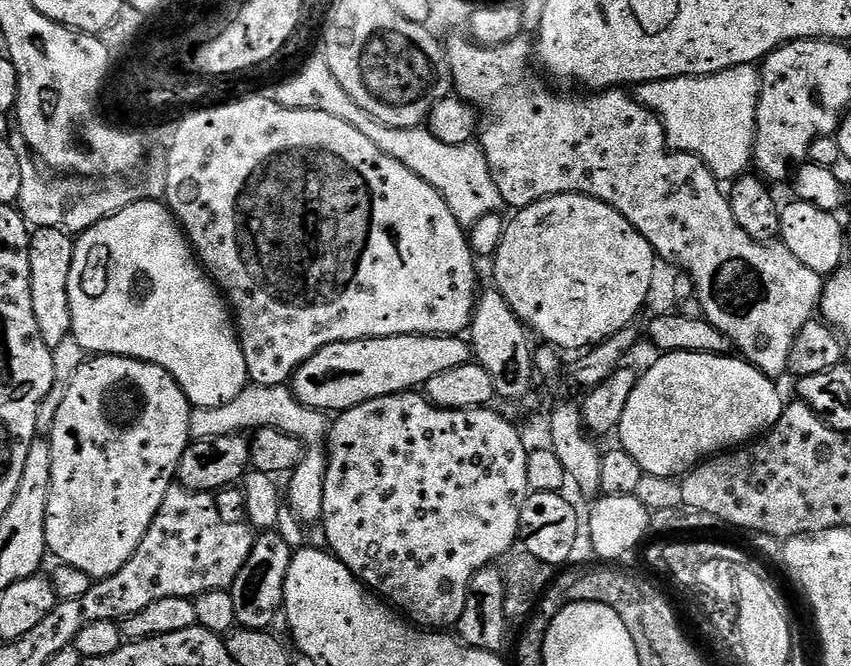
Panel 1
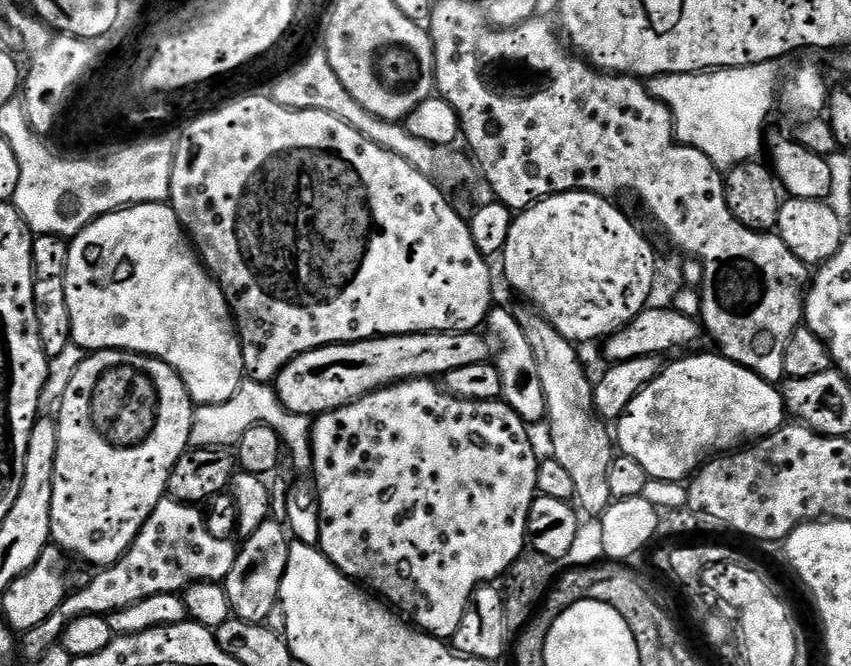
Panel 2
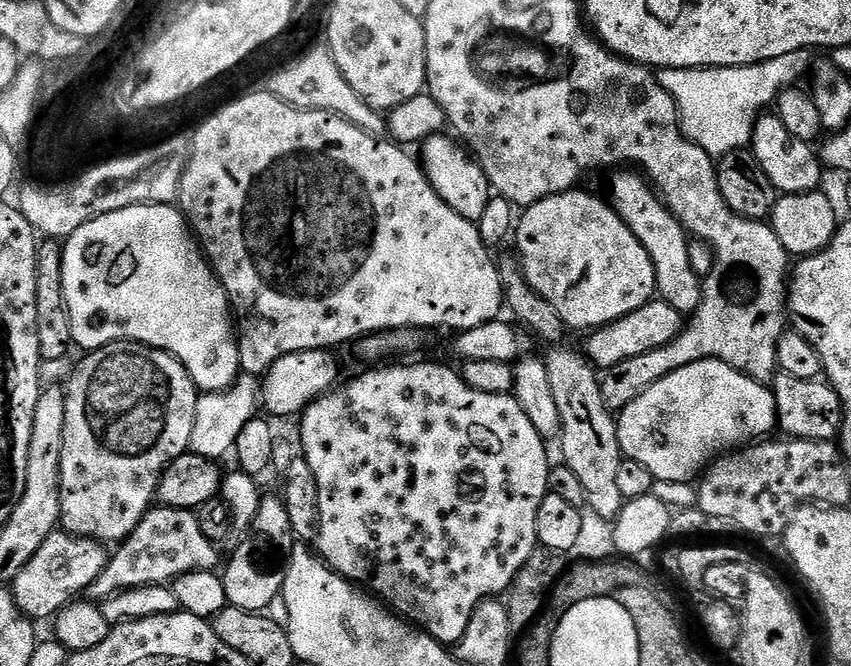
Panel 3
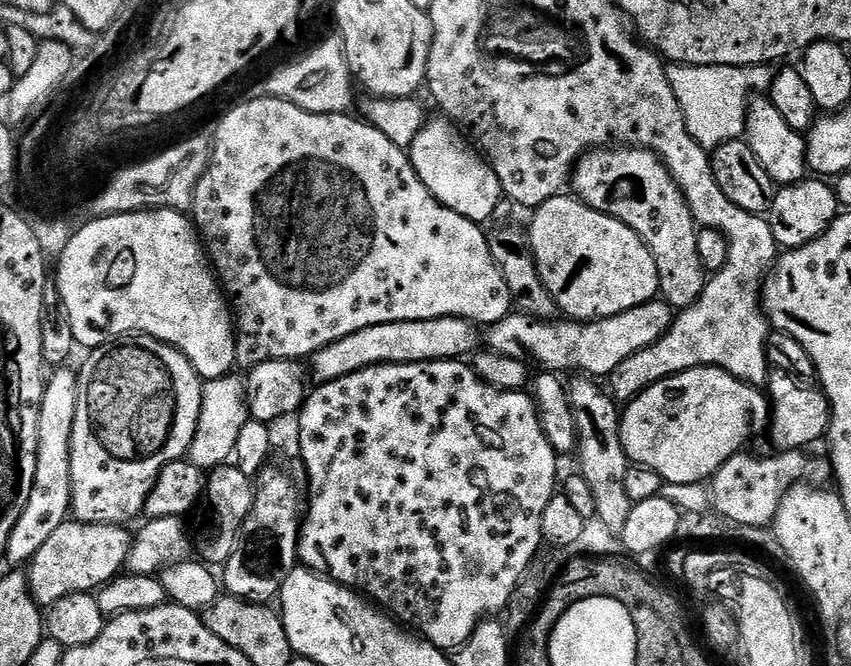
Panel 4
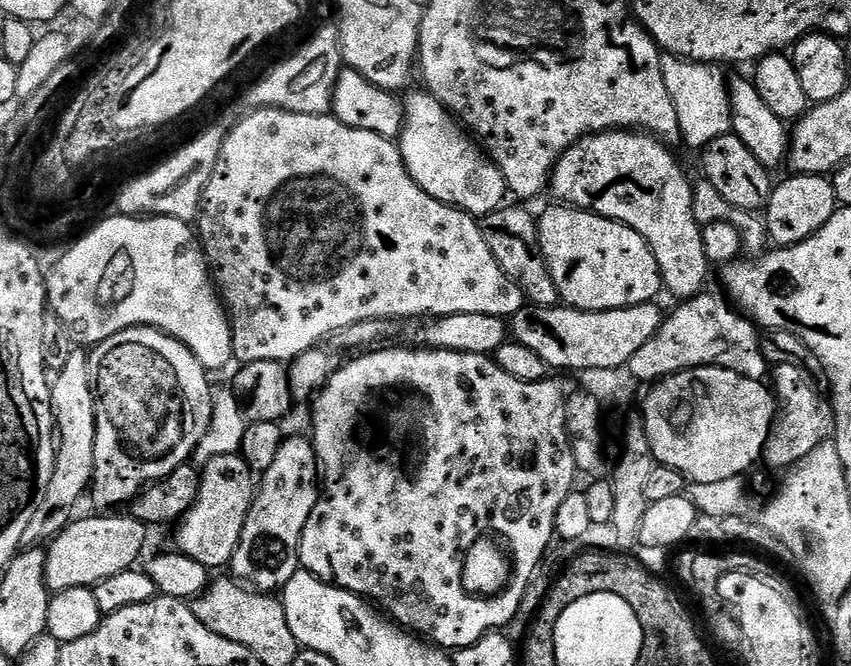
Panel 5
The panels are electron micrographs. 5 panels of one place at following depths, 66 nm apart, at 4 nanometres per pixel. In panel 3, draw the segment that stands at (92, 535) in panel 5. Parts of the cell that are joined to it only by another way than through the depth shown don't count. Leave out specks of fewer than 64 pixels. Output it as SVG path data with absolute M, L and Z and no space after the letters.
M63 530L51 532L46 538L46 542L42 542L42 546L38 546L38 554L34 554L34 558L30 558L30 562L26 562L26 566L22 566L22 570L18 570L16 577L10 581L10 591L18 610L22 610L22 614L33 622L51 621L67 604L83 597L94 582L94 578L98 578L98 574L102 574L110 555L109 549L104 548L107 547L99 540L72 536Z

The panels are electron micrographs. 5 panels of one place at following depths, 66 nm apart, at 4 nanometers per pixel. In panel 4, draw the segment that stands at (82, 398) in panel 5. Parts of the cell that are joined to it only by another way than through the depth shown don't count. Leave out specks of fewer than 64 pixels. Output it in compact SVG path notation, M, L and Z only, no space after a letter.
M60 366L47 377L44 397L40 403L40 446L36 454L36 481L26 510L18 518L8 539L6 559L12 566L24 566L38 550L69 519L72 508L74 464L72 460L72 431L76 428L76 407L82 404L78 376L71 367Z

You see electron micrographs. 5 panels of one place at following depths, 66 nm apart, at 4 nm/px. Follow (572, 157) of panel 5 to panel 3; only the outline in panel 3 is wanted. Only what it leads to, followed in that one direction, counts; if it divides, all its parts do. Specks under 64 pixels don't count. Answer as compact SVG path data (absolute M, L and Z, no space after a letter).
M616 170L611 176L608 192L612 195L610 197L612 209L619 214L622 222L626 222L634 238L638 238L638 242L642 242L642 246L650 254L659 299L674 306L674 310L678 310L681 314L694 314L700 308L702 280L690 267L688 233L673 218L664 201L656 195L656 189L639 171Z

